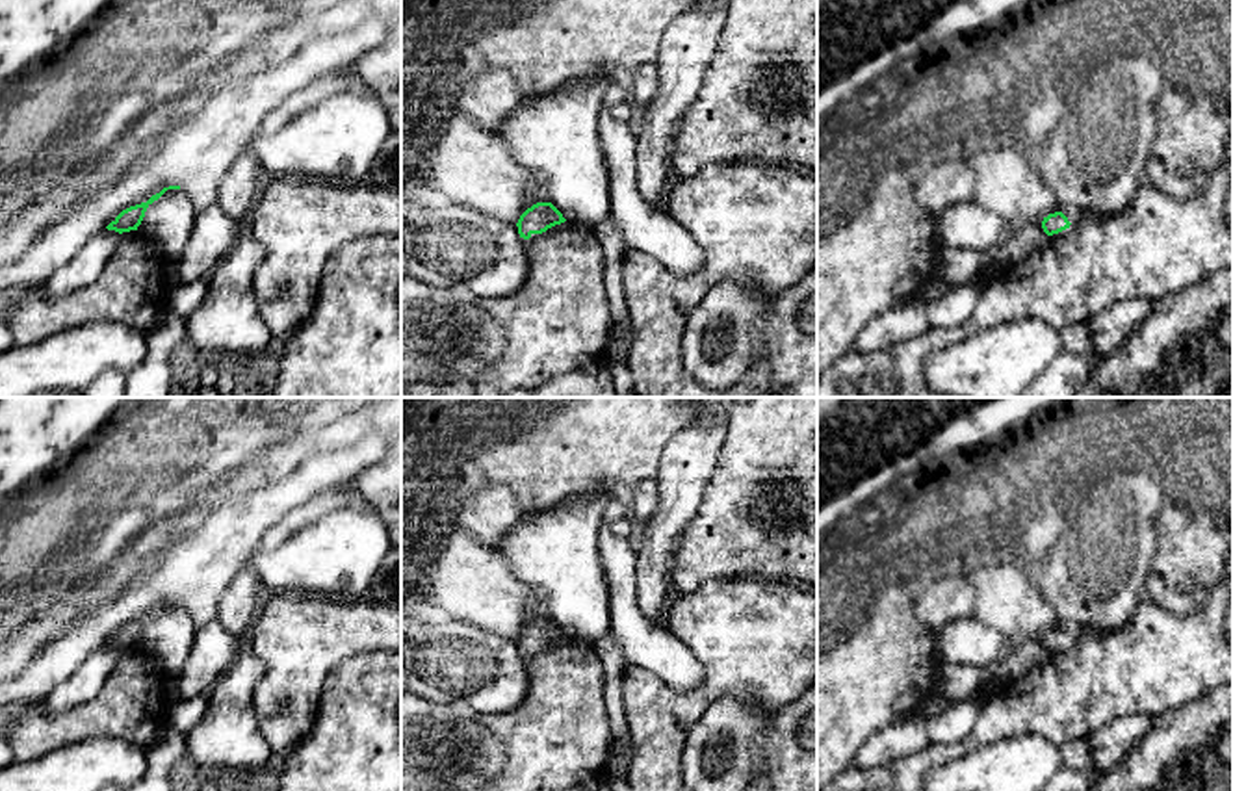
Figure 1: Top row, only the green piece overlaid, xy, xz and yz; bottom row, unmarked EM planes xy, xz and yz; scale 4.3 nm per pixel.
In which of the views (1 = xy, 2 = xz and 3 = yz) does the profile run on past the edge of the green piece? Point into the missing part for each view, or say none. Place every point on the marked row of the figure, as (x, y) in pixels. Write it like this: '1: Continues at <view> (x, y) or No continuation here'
1: No continuation here
2: No continuation here
3: No continuation here

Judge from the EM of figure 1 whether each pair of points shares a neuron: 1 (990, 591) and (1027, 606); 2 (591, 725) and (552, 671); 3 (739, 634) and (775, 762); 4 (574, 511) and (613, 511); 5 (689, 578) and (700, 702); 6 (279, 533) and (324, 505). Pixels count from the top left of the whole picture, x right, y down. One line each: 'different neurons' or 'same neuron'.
1: same neuron
2: same neuron
3: different neurons
4: different neurons
5: different neurons
6: same neuron

